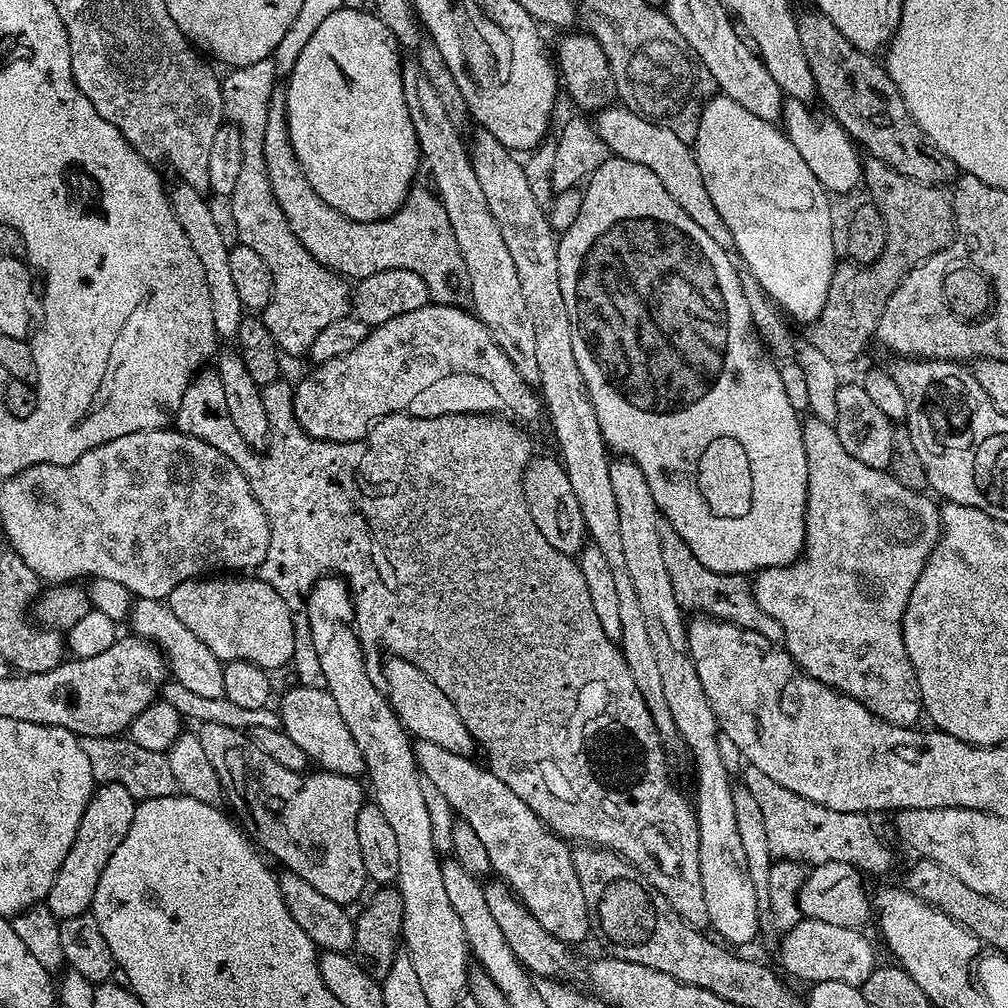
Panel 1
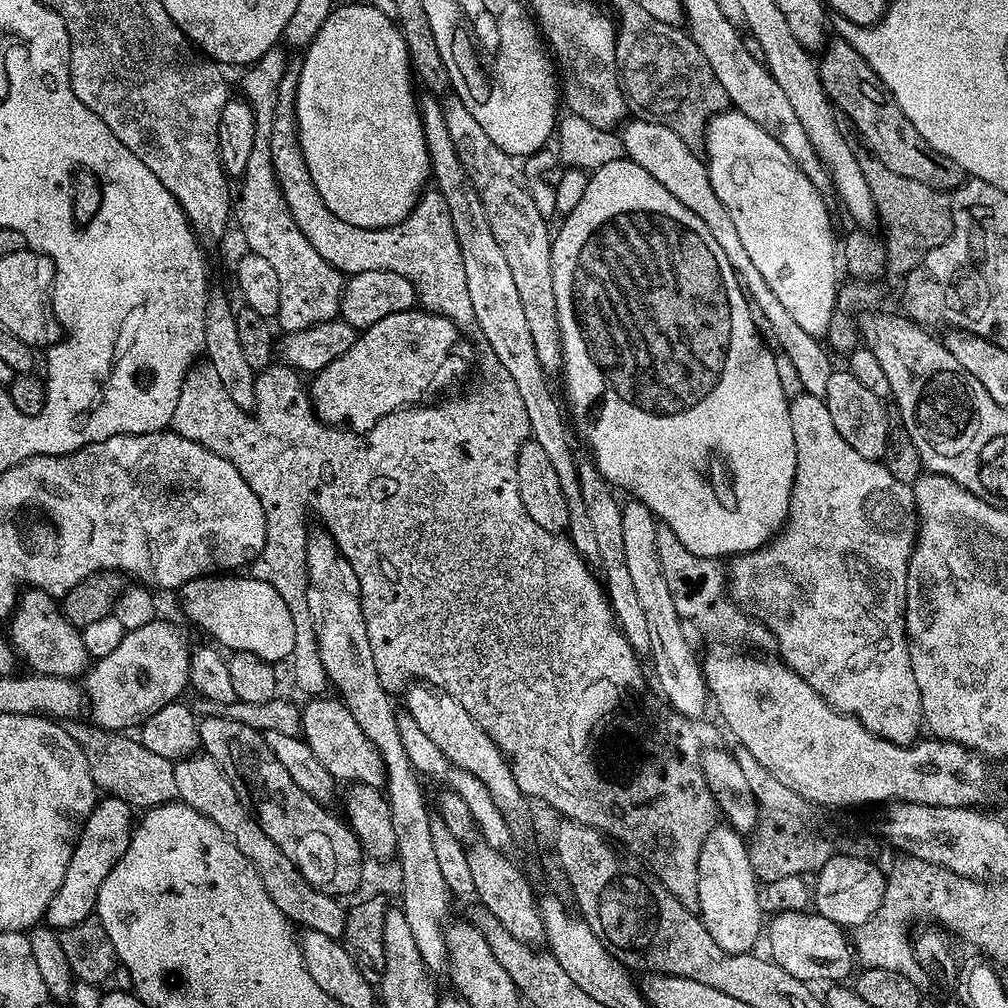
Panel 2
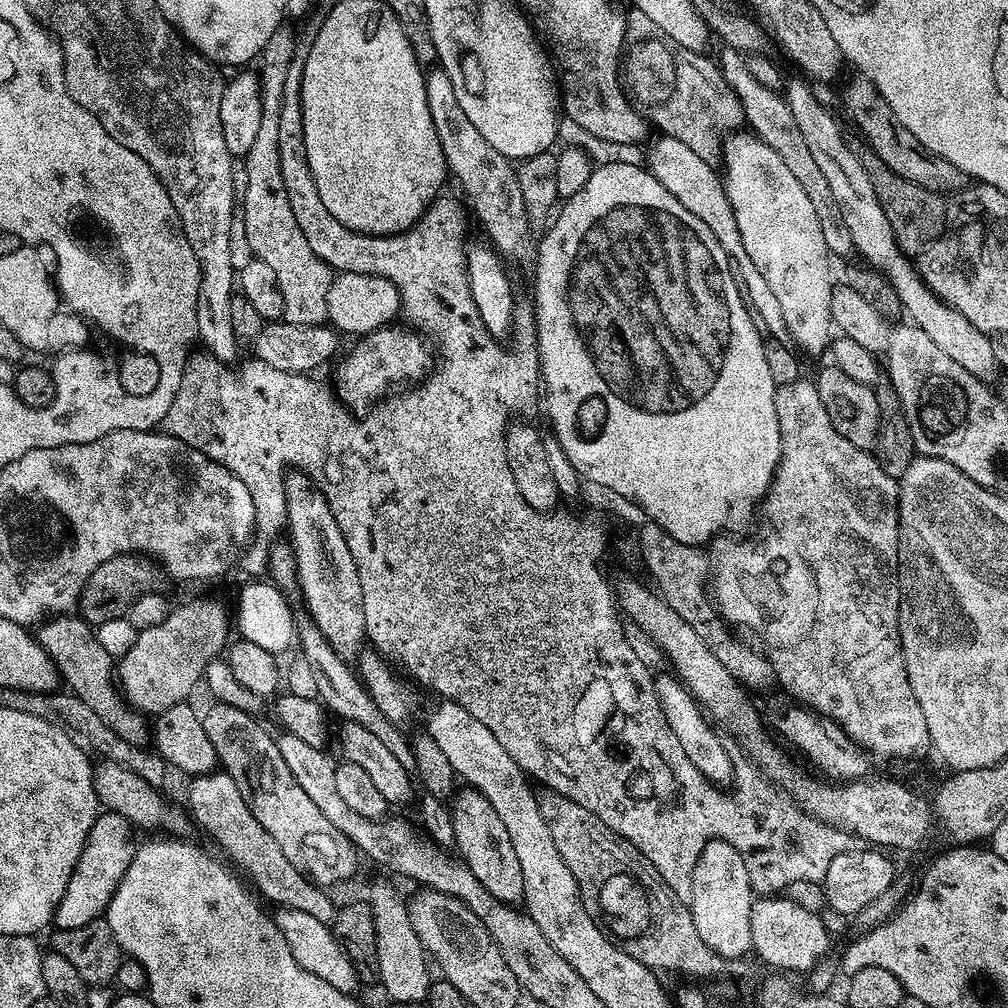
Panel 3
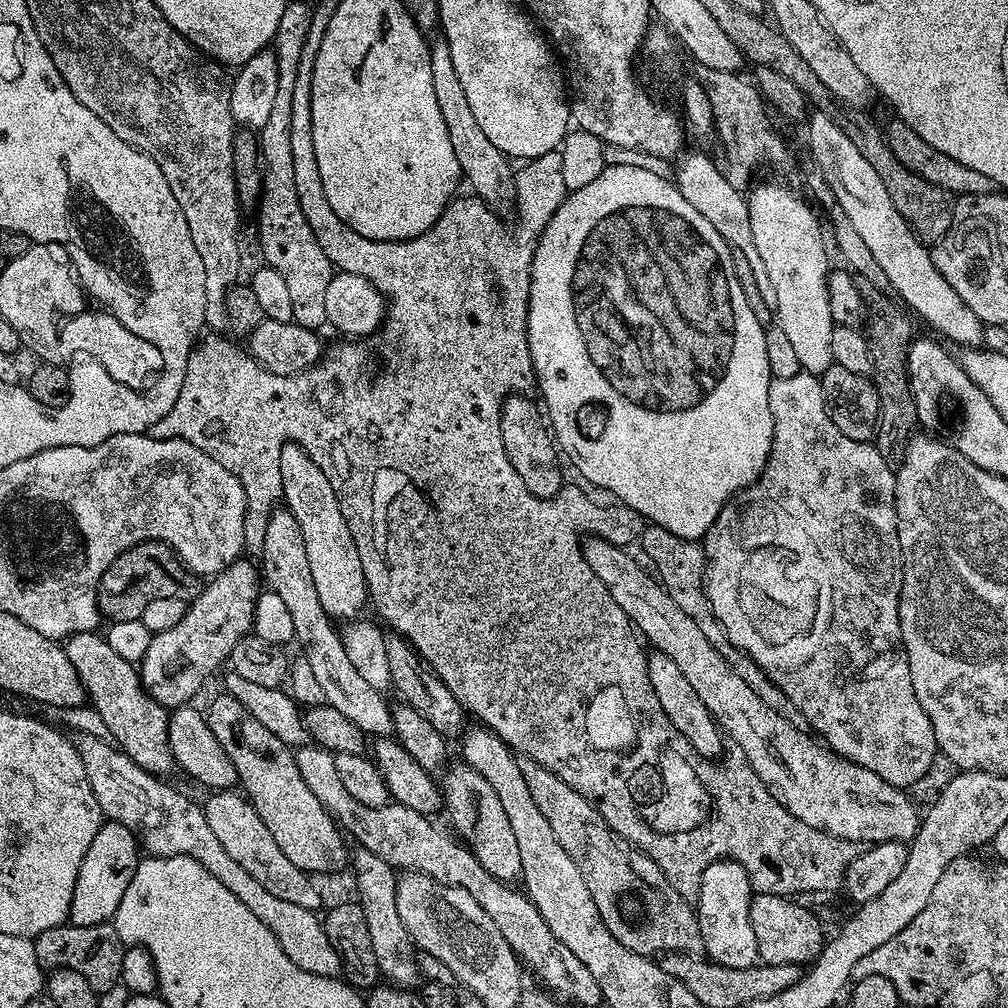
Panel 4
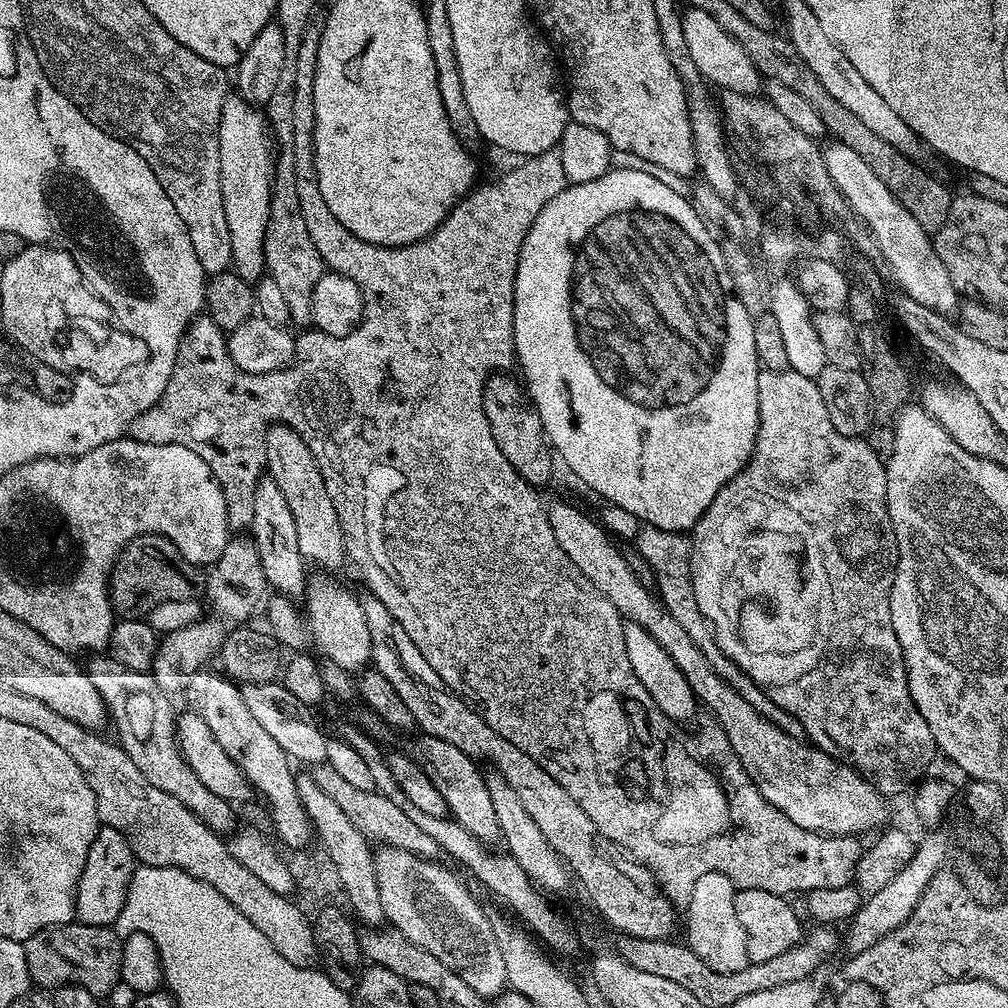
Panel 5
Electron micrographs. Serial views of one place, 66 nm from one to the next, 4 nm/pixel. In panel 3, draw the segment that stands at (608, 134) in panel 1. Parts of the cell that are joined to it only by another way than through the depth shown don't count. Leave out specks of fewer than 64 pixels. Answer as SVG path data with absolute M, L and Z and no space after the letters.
M663 134L657 137L652 149L648 148L646 152L648 171L658 178L658 182L662 182L662 186L666 186L666 190L670 190L670 194L674 194L674 198L678 198L678 202L682 202L682 206L686 206L686 210L690 210L690 214L694 214L694 218L706 222L710 234L718 238L722 250L733 265L744 260L746 246L742 246L742 234L738 234L738 222L734 222L734 210L726 198L721 173L717 169L715 172L709 161L698 158L698 154L694 154L686 142L678 142L678 138Z

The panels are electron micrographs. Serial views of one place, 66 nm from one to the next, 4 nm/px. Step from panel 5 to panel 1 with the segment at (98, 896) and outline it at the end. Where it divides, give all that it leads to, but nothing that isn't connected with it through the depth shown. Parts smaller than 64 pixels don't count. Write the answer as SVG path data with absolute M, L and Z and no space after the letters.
M100 784L93 791L82 814L82 822L78 822L74 846L70 846L70 854L66 854L54 878L54 886L50 886L48 891L46 905L59 921L85 915L91 909L94 890L98 890L98 878L102 878L102 870L106 870L106 862L110 862L110 854L122 846L122 838L126 838L126 830L130 830L130 822L134 822L137 803L126 786L120 784Z

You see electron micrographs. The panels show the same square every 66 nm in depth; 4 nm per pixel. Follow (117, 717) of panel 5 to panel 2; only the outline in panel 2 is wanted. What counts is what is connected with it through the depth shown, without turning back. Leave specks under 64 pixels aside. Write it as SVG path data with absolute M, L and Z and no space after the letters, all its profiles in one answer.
M28 588L19 597L11 613L12 625L6 629L6 635L12 641L12 647L21 661L29 664L33 673L41 676L83 677L90 664L90 657L81 629L64 617L61 605L53 597L38 588Z

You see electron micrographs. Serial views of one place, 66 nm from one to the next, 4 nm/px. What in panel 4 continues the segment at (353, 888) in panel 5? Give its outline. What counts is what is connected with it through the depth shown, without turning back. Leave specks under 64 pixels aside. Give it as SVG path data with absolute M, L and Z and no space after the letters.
M357 847L355 851L350 856L350 869L356 876L358 903L362 914L366 916L366 930L370 930L370 946L374 946L376 965L380 968L381 977L389 985L411 989L412 983L421 979L421 974L415 963L414 948L406 926L402 926L402 918L398 918L397 873L391 864L370 854L365 848Z

